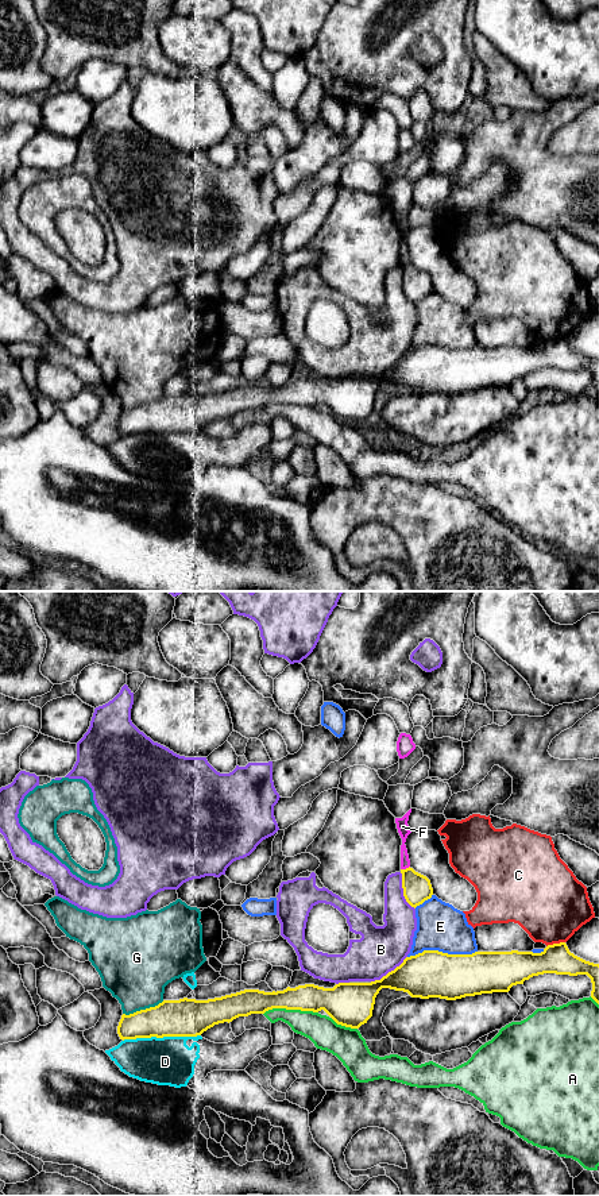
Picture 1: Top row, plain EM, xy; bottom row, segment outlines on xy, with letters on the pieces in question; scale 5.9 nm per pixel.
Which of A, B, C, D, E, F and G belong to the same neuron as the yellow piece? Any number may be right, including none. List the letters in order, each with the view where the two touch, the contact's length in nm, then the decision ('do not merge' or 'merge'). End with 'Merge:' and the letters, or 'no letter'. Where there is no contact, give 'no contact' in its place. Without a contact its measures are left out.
A: xy | 320 nm | do not merge
B: xy | 240 nm | do not merge
C: xy | 120 nm | do not merge
D: xy | 460 nm | do not merge
E: xy | 420 nm | do not merge
F: xy | 60 nm | do not merge
G: xy | 260 nm | do not merge
Merge: no letter

